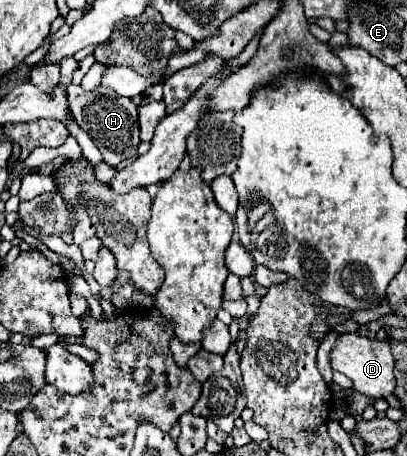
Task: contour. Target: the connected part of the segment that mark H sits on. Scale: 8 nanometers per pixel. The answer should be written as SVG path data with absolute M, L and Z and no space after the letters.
M69 83L67 87L69 109L79 123L79 127L93 139L97 149L101 151L105 163L119 165L121 161L137 155L137 147L141 143L137 129L137 105L129 97L109 97L97 91L85 91L81 85Z

